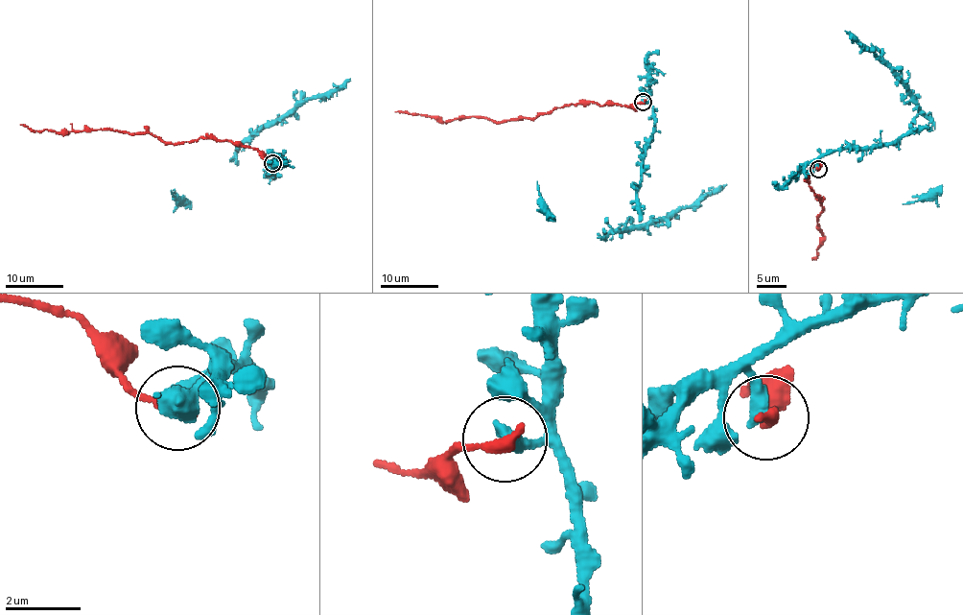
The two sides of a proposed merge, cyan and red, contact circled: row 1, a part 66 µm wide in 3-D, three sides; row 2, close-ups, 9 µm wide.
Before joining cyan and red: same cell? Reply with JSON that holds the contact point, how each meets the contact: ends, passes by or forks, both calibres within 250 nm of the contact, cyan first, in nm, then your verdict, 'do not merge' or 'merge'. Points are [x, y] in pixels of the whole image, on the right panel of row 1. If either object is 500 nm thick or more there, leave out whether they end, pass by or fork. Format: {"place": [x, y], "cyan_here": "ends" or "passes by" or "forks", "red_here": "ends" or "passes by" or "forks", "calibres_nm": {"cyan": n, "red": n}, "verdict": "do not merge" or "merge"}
{"place": [818, 169], "cyan_here": "ends", "red_here": "ends", "calibres_nm": {"cyan": 440, "red": 320}, "verdict": "do not merge"}

